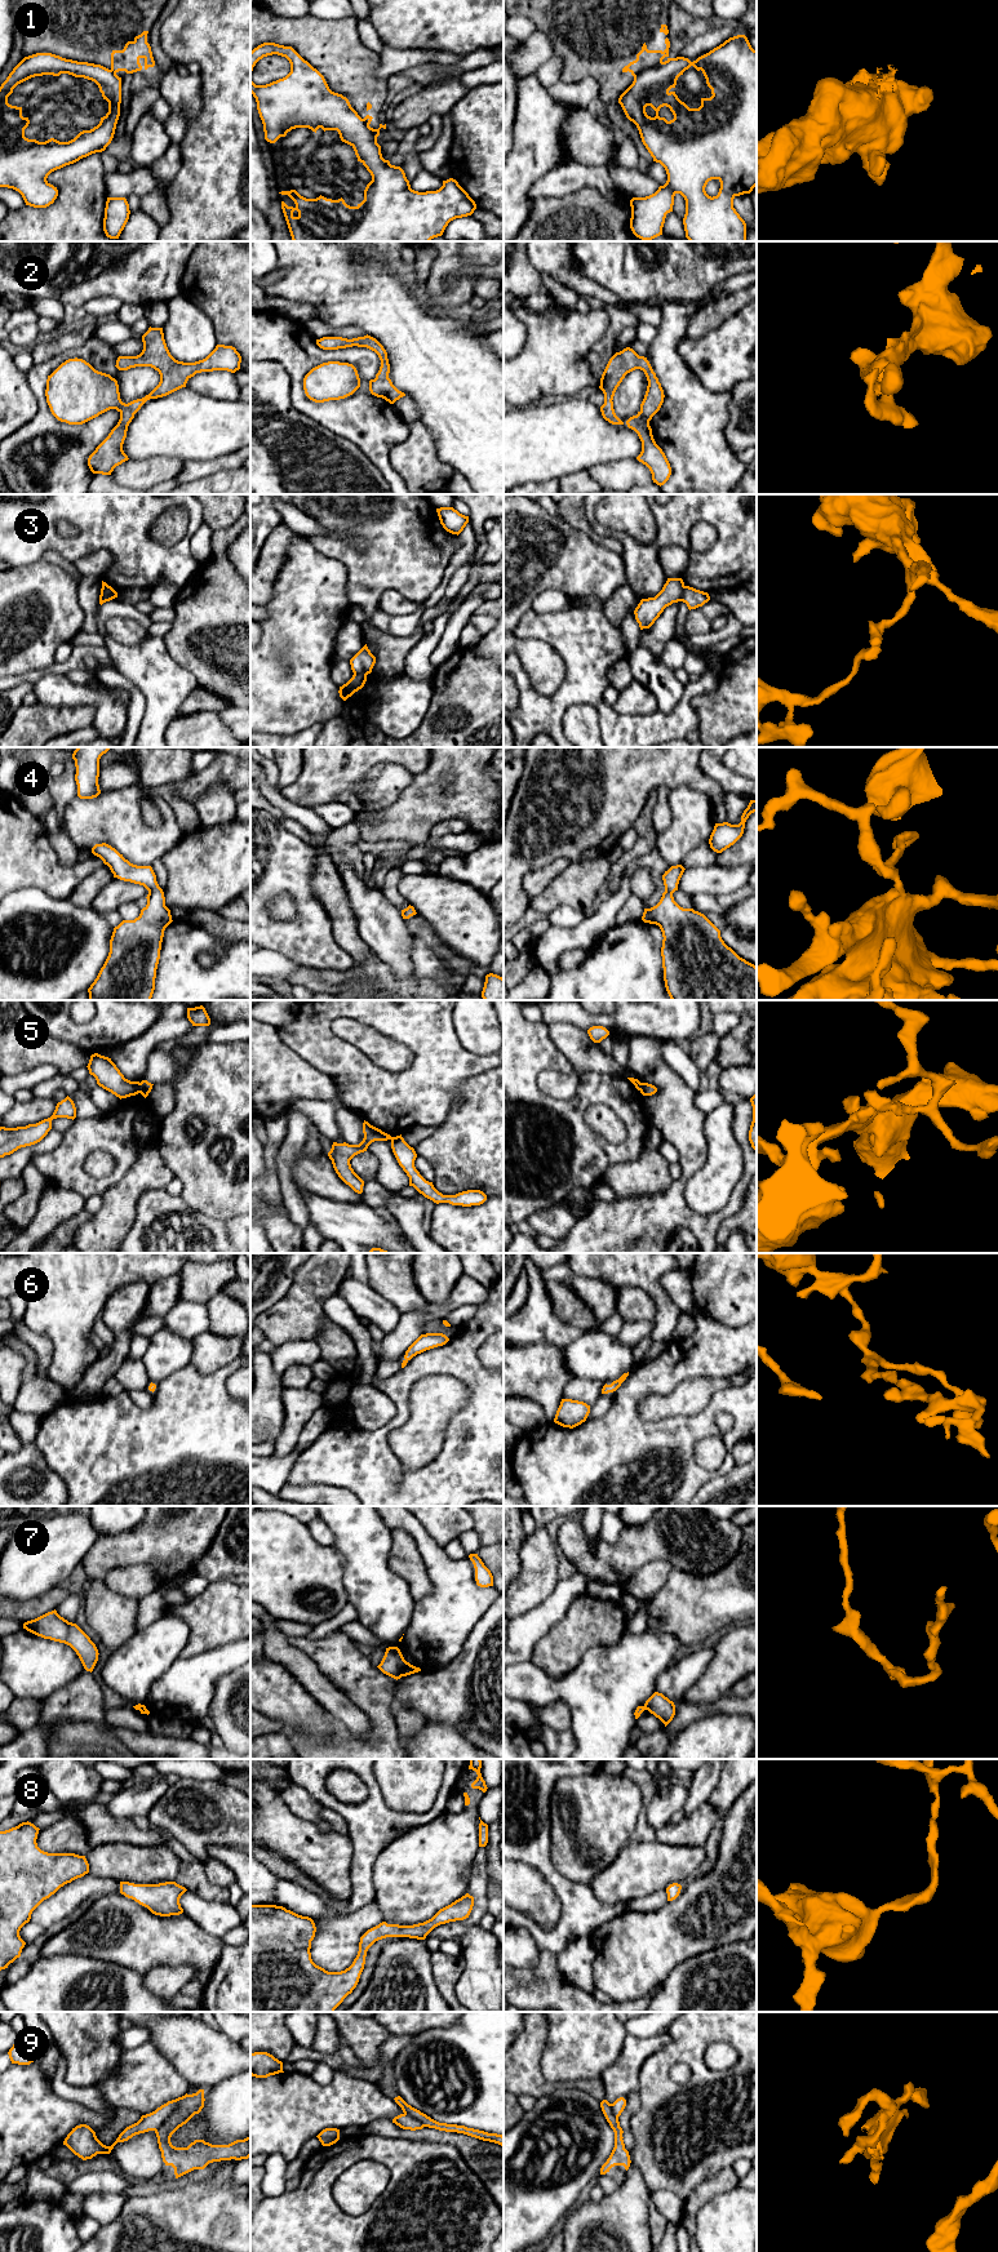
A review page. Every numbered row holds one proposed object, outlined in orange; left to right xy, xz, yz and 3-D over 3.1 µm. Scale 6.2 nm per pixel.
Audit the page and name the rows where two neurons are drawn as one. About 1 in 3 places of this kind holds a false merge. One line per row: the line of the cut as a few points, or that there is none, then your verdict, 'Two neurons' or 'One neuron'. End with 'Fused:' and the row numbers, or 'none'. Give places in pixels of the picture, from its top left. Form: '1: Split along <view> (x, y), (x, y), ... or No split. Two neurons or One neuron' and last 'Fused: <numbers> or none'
1: Split along yz (661, 61), (655, 66), (643, 69), (634, 78). Two neurons
2: No split. One neuron
3: Split along yz (684, 586), (681, 600). Two neurons
4: No split. One neuron
5: Split along xy (138, 1083), (140, 1092). Two neurons
6: No split. One neuron
7: Split along xy (136, 1705), (145, 1708). Two neurons
8: No split. One neuron
9: No split. One neuron
Fused: 1, 3, 5, 7

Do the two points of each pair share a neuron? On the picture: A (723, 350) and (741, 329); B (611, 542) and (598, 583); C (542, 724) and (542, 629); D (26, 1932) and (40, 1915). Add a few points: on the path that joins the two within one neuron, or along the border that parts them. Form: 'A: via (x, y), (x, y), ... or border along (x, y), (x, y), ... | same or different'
A: via (728, 345), (739, 334) | same
B: border along (582, 532), (598, 543), (621, 555) | different
C: via (562, 700), (573, 688), (573, 656), (567, 649) | same
D: border along (30, 1920), (44, 1928) | different

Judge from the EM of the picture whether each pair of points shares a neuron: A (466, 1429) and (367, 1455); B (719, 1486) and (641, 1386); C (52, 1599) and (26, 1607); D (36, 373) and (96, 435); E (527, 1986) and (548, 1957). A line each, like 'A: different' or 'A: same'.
A: same
B: different
C: same
D: same
E: same

